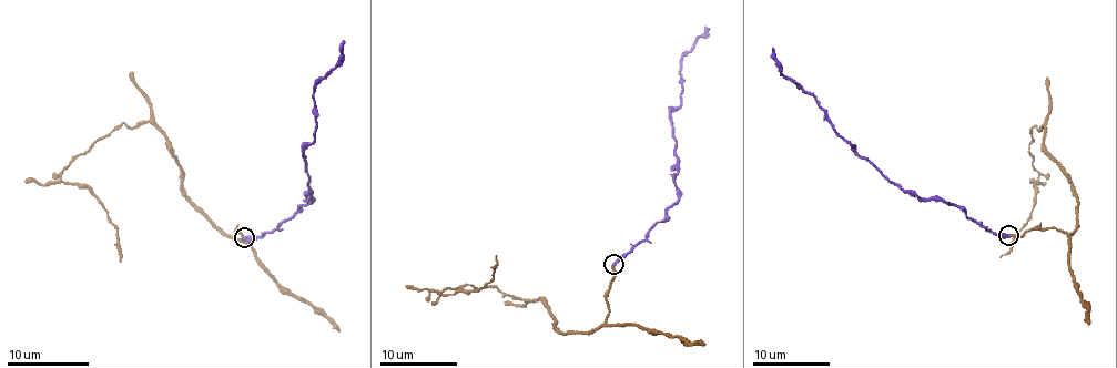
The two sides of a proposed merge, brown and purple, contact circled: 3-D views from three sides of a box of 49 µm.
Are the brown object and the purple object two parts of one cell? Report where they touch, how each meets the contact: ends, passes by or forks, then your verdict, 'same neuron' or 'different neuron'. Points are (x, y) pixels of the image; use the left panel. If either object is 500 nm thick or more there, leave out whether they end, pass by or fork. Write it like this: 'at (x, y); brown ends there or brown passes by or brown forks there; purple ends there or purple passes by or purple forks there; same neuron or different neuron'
at (244, 237); brown ends there; purple ends there; same neuron

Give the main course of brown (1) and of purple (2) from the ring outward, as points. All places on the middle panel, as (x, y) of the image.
1: (615, 265), (608, 317), (587, 333), (560, 333), (540, 299), (469, 284), (439, 294), (477, 292), (496, 255)
2: (615, 265), (667, 216), (678, 198), (670, 112), (680, 104), (682, 94), (680, 60), (709, 29)

